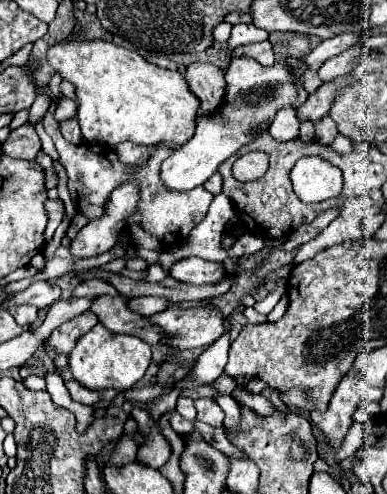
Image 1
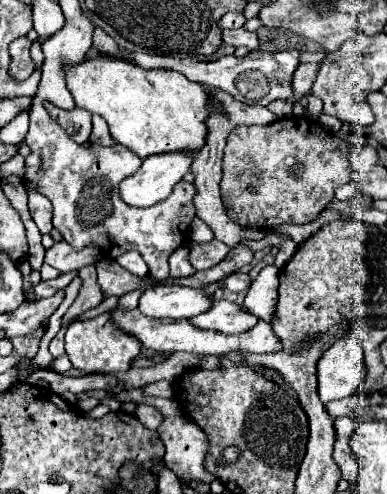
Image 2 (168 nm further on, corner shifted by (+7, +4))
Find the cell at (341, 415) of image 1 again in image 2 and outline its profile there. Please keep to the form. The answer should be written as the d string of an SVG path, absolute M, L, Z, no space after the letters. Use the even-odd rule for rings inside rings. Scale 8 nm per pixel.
M356 332L336 340L316 364L318 396L322 402L354 394L362 380L362 344Z

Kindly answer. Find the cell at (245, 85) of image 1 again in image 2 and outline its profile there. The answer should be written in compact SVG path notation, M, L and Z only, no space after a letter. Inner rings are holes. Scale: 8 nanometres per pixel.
M184 152L148 156L136 174L120 182L120 198L134 208L148 208L164 200L176 182L190 172L192 156Z

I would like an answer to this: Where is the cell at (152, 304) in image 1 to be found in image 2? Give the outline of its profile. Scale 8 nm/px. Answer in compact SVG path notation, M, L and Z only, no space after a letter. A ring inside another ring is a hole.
M156 286L140 296L138 310L150 318L190 318L212 308L212 298L202 288Z

